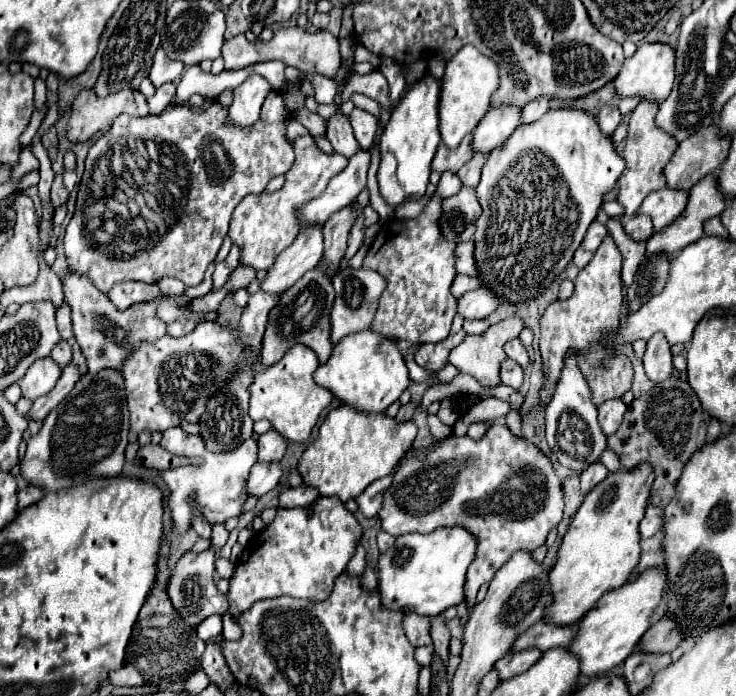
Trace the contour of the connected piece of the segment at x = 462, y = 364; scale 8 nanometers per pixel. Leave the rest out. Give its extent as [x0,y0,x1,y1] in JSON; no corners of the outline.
[449,316,523,386]

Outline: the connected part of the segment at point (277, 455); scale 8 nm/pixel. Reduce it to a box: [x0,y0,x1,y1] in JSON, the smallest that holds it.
[257,430,287,462]

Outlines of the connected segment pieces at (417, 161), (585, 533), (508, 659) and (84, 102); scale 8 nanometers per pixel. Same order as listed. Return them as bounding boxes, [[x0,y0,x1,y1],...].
[[377,74,441,206],[545,464,653,624],[495,648,541,680],[67,90,149,142]]

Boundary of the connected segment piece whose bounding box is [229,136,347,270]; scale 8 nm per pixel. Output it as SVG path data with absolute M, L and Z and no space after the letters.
M303 136L291 142L295 150L295 162L285 172L285 184L275 192L261 192L257 196L245 196L241 204L235 208L229 236L231 242L241 248L241 264L251 266L255 270L269 270L275 264L275 258L297 238L301 230L299 208L321 196L333 176L347 166L347 158L341 154L325 154L317 148L311 136Z

